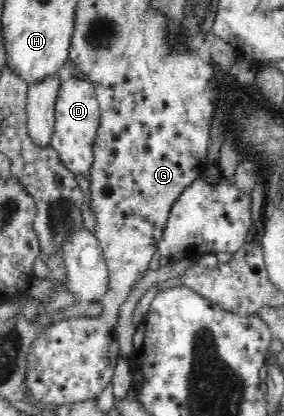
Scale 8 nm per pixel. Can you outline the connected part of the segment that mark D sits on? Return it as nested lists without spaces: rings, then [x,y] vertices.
[[[77,77],[62,82],[55,103],[54,131],[50,143],[64,164],[76,175],[89,175],[89,167],[93,162],[92,144],[100,119],[99,101],[92,82]]]

